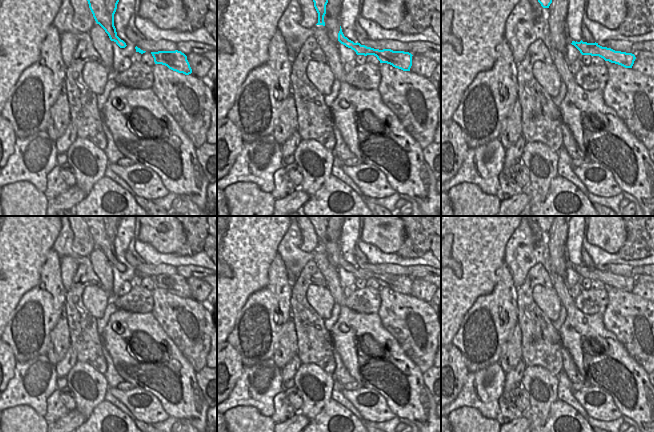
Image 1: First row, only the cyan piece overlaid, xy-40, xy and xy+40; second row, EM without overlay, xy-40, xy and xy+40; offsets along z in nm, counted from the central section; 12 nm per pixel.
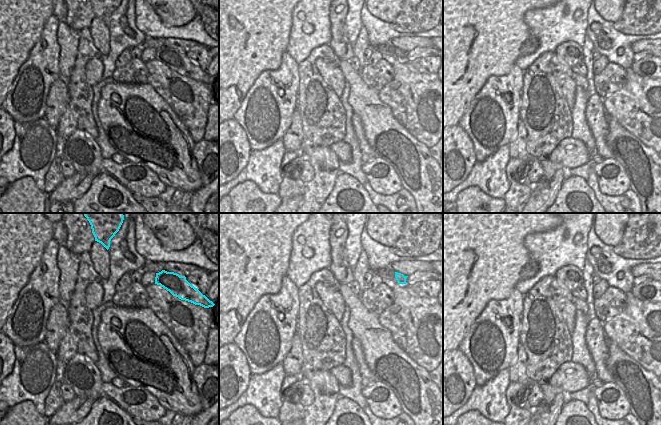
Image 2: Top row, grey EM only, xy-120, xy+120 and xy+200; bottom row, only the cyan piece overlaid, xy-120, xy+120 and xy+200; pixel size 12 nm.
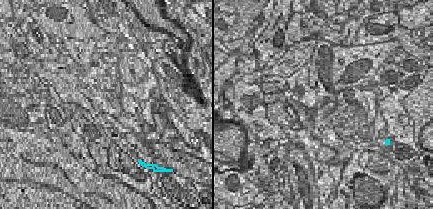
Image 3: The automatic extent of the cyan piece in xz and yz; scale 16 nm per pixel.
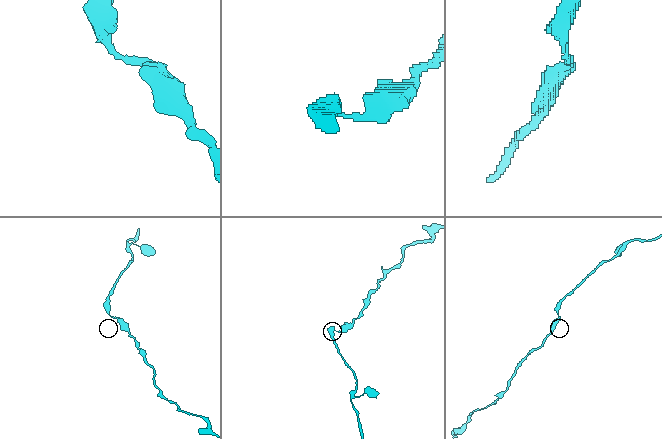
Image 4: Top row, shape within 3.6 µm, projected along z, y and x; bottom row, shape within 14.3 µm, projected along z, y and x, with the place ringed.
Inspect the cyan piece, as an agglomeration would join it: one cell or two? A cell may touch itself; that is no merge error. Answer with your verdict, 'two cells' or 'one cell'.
one cell

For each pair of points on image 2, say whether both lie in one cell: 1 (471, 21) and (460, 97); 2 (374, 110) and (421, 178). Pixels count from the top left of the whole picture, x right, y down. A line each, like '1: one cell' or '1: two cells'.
1: one cell
2: one cell

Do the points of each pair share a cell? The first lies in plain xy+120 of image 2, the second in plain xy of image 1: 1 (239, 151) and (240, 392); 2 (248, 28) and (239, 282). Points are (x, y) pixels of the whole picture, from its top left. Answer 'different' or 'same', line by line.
1: different
2: same

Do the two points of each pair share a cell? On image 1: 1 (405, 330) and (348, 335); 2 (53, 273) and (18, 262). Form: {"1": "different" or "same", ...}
{"1": "different", "2": "different"}

